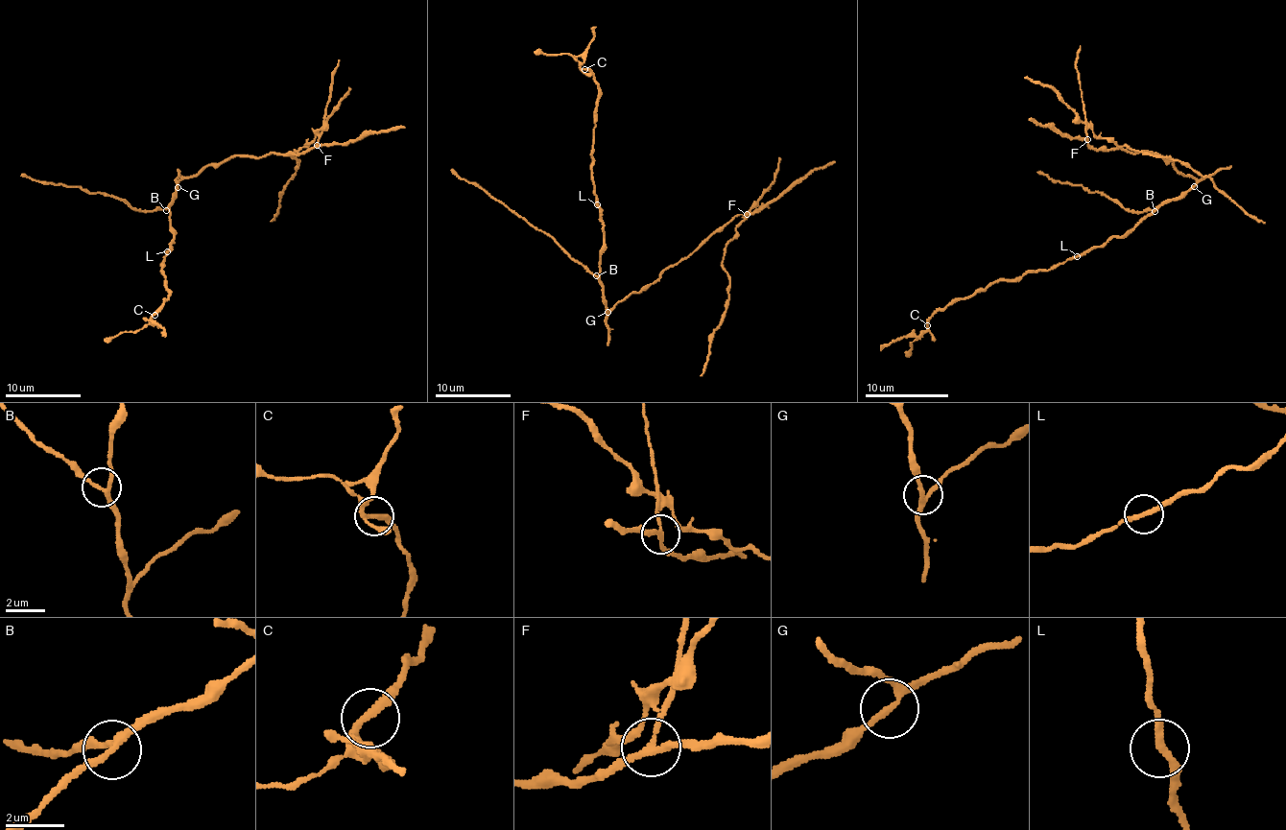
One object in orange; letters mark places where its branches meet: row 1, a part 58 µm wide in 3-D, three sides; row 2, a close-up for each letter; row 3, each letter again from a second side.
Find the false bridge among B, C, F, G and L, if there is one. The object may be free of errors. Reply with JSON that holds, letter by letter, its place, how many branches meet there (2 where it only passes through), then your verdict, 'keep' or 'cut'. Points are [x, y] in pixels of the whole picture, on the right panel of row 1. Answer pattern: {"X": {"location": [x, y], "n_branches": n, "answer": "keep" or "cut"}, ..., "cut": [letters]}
{"B": {"location": [1155, 211], "n_branches": 3, "answer": "keep"}, "C": {"location": [927, 325], "n_branches": 3, "answer": "keep"}, "F": {"location": [1087, 139], "n_branches": 3, "answer": "cut"}, "G": {"location": [1194, 186], "n_branches": 3, "answer": "keep"}, "L": {"location": [1077, 256], "n_branches": 2, "answer": "keep"}, "cut": ["F"]}

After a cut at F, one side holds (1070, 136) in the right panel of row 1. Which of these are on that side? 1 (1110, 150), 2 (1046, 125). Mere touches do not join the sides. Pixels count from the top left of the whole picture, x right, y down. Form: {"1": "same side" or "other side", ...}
{"1": "same side", "2": "same side"}

